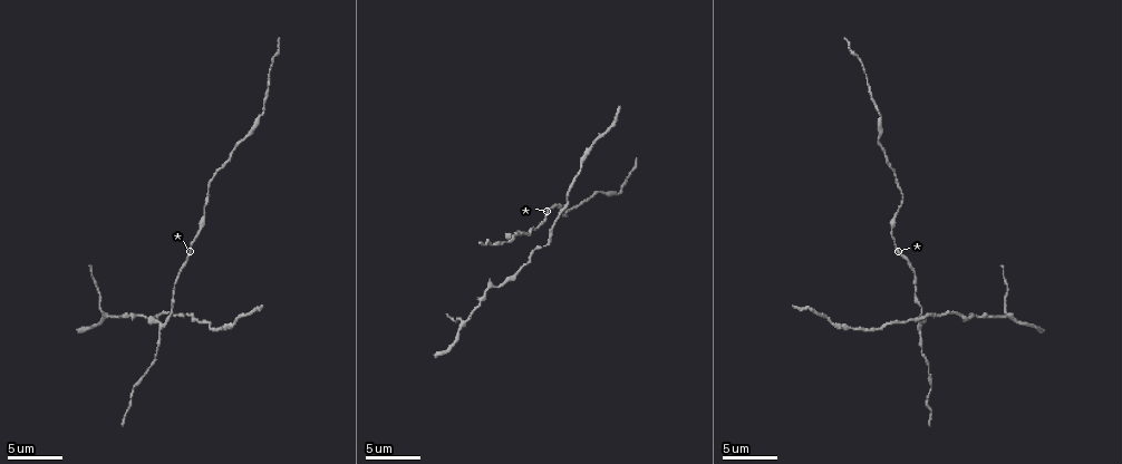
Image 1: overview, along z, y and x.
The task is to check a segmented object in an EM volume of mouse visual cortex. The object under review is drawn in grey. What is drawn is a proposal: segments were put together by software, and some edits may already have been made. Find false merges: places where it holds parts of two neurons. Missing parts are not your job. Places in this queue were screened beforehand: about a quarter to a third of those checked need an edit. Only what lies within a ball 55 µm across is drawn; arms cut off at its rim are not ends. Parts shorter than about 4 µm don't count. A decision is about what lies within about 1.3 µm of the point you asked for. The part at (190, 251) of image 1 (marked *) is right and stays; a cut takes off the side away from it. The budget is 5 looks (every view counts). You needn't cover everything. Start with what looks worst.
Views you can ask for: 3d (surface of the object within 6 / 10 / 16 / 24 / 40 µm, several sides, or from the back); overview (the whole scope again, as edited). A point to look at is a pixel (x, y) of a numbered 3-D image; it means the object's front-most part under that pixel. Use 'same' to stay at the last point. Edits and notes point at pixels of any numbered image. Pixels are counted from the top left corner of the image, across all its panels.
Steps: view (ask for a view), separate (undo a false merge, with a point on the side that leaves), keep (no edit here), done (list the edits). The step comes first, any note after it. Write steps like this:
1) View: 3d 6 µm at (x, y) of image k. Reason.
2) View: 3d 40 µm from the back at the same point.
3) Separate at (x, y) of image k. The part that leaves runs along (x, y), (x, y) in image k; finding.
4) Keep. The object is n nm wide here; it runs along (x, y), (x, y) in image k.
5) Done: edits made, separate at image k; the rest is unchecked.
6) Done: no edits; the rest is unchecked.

View: 3d 16 µm at (922, 307) of image 1. A fork.

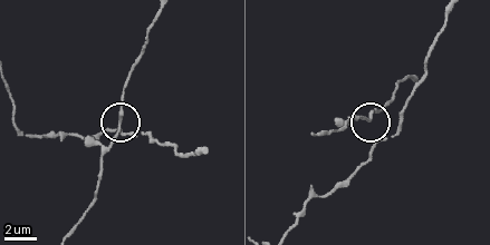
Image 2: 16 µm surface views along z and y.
Keep. 3 arms meet here; it runs along (146, 41), (125, 88), (122, 120), (102, 167) in image 2; continuous, no second neuron.

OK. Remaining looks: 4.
View: 3d 16 µm at (143, 317) of image 1. Two arms in line, one across.

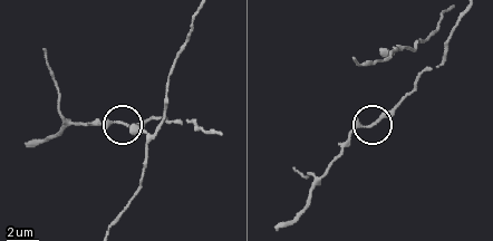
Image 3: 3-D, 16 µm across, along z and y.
View: 3d 6 µm at (370, 125) of image 3. Zoom in.

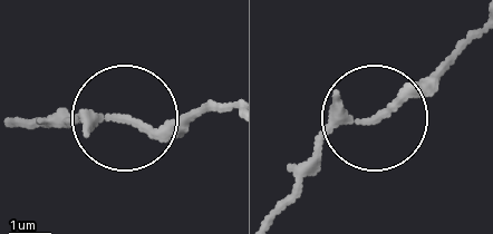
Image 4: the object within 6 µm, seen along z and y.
Keep. 3 arms meet here; it runs along (477, 28), (413, 93), (289, 167) in image 4; continuous, no second neuron.

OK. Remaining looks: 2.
View: 3d 6 µm at (244, 135) of image 1. Sudden change in width.

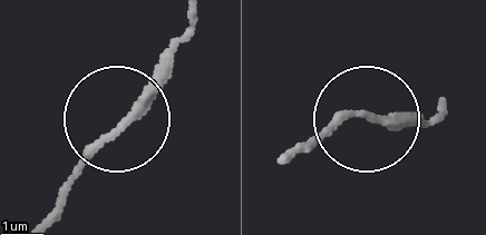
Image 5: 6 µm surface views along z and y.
View: 3d 6 µm from the back at (369, 118) of image 5. From behind.

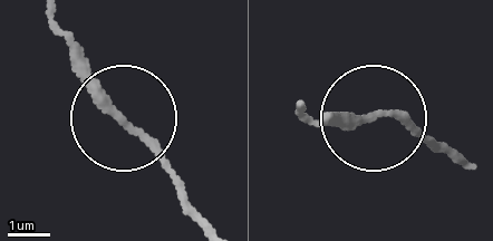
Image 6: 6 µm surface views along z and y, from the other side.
Keep. It runs along (463, 162), (388, 116), (296, 116) in image 6; continuous, no second neuron.

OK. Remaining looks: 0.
Done: no edits; the rest is unchecked.

